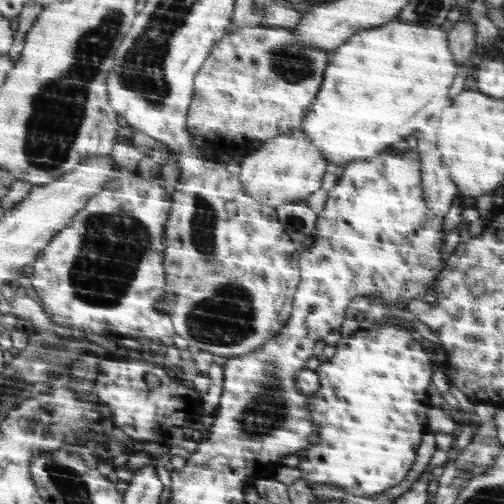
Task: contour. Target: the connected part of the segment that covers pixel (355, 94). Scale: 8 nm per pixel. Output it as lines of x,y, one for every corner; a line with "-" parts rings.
396,18
390,24
358,31
341,46
329,55
326,84
322,84
318,98
302,120
306,138
329,160
331,169
345,169
357,160
372,159
392,144
404,147
404,138
431,122
430,116
438,118
442,110
452,105
448,90
458,68
450,54
448,33
439,26
413,25

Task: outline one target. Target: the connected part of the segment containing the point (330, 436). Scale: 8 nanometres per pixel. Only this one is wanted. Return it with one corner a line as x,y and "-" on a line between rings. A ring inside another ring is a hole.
380,328
380,330
358,329
360,332
340,339
334,358
321,363
318,372
320,389
310,395
311,419
317,426
319,442
308,450
296,453
300,458
299,468
306,483
322,482
342,488
352,496
370,497
389,488
398,488
410,480
418,456
422,456
422,440
428,430
427,412
428,386
432,376
432,360
426,350
418,344
412,332
402,328

